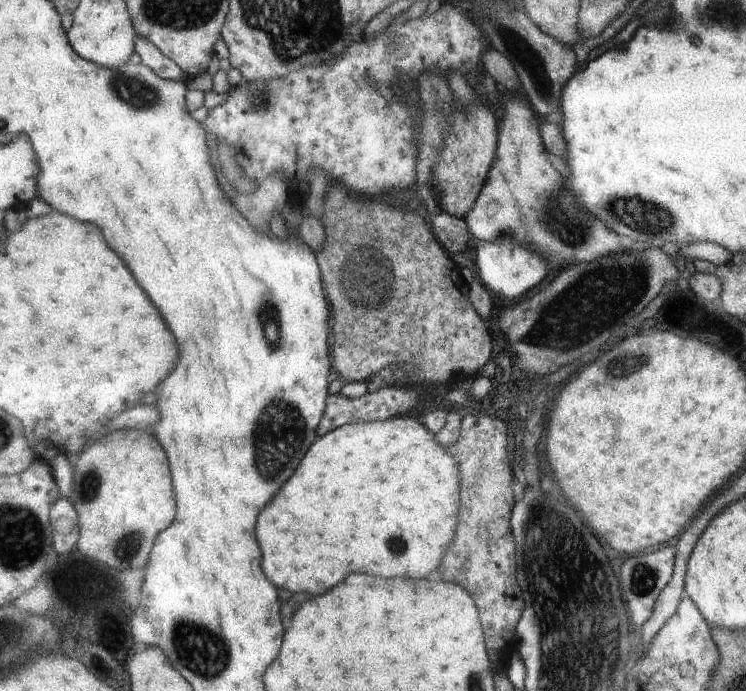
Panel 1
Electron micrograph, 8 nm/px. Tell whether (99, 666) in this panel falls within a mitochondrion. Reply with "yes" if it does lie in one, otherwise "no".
no

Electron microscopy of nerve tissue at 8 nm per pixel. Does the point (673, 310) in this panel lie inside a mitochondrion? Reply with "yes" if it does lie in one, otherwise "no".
no

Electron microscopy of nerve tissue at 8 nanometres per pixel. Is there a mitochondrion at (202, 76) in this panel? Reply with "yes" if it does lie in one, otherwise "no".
no

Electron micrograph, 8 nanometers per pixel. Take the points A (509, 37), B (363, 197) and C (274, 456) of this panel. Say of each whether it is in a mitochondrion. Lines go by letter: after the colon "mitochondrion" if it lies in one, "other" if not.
A: mitochondrion
B: other
C: mitochondrion

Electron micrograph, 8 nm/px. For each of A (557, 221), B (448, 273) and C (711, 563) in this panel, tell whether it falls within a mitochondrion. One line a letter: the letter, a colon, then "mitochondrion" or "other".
A: mitochondrion
B: other
C: other

